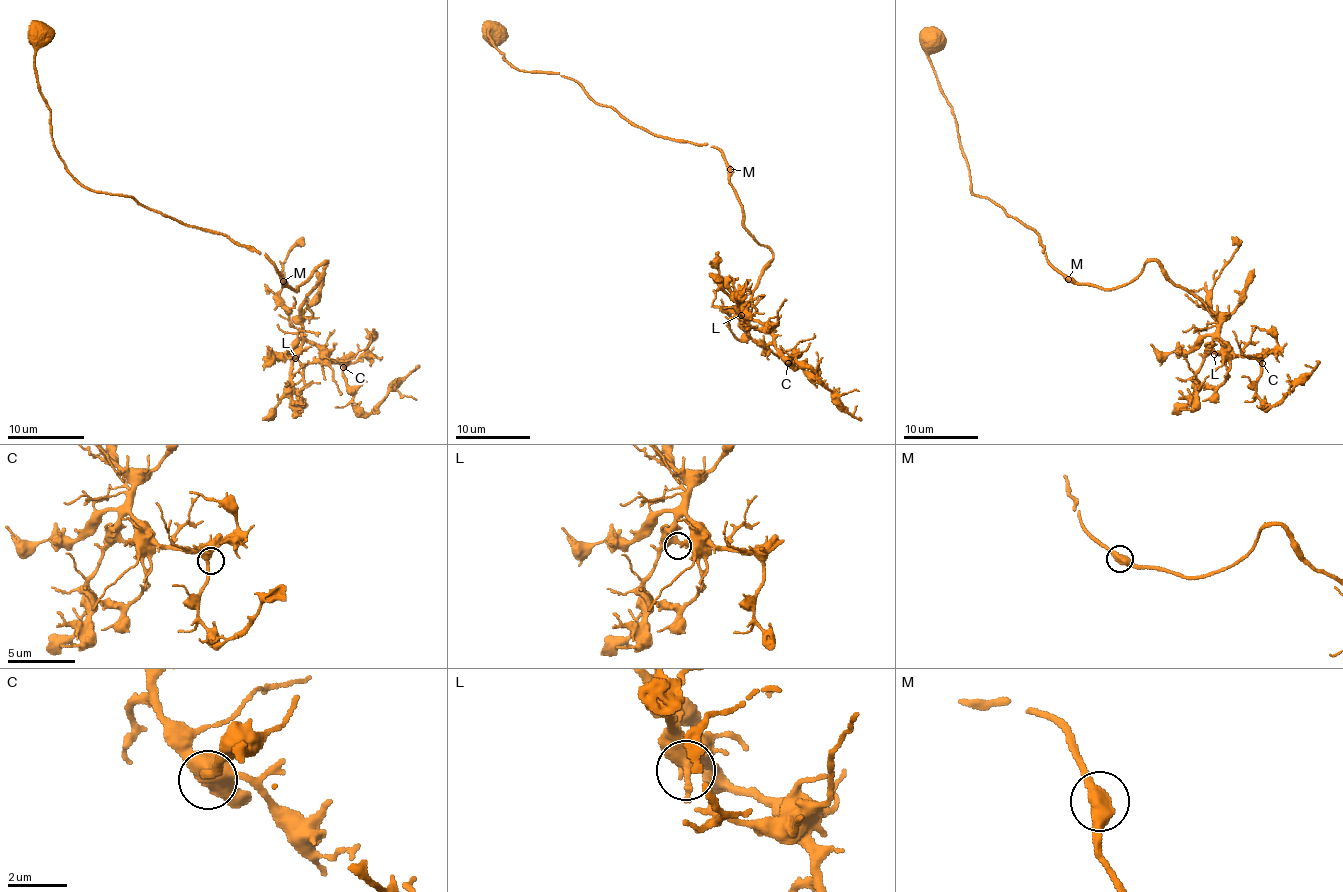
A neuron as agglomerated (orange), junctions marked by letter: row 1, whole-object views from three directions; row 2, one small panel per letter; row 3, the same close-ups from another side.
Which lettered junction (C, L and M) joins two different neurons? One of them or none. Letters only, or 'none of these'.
none of these

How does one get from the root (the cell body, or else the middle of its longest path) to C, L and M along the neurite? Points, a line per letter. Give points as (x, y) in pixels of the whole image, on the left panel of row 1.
C: (37, 32), (37, 86), (64, 166), (90, 189), (265, 253), (295, 291), (328, 262), (301, 323), (343, 367)
L: (37, 32), (35, 75), (54, 147), (81, 184), (253, 247), (295, 291), (328, 262), (301, 308), (295, 358)
M: (37, 32), (31, 40), (37, 86), (64, 166), (90, 189), (131, 195), (182, 224), (265, 253), (284, 281)

